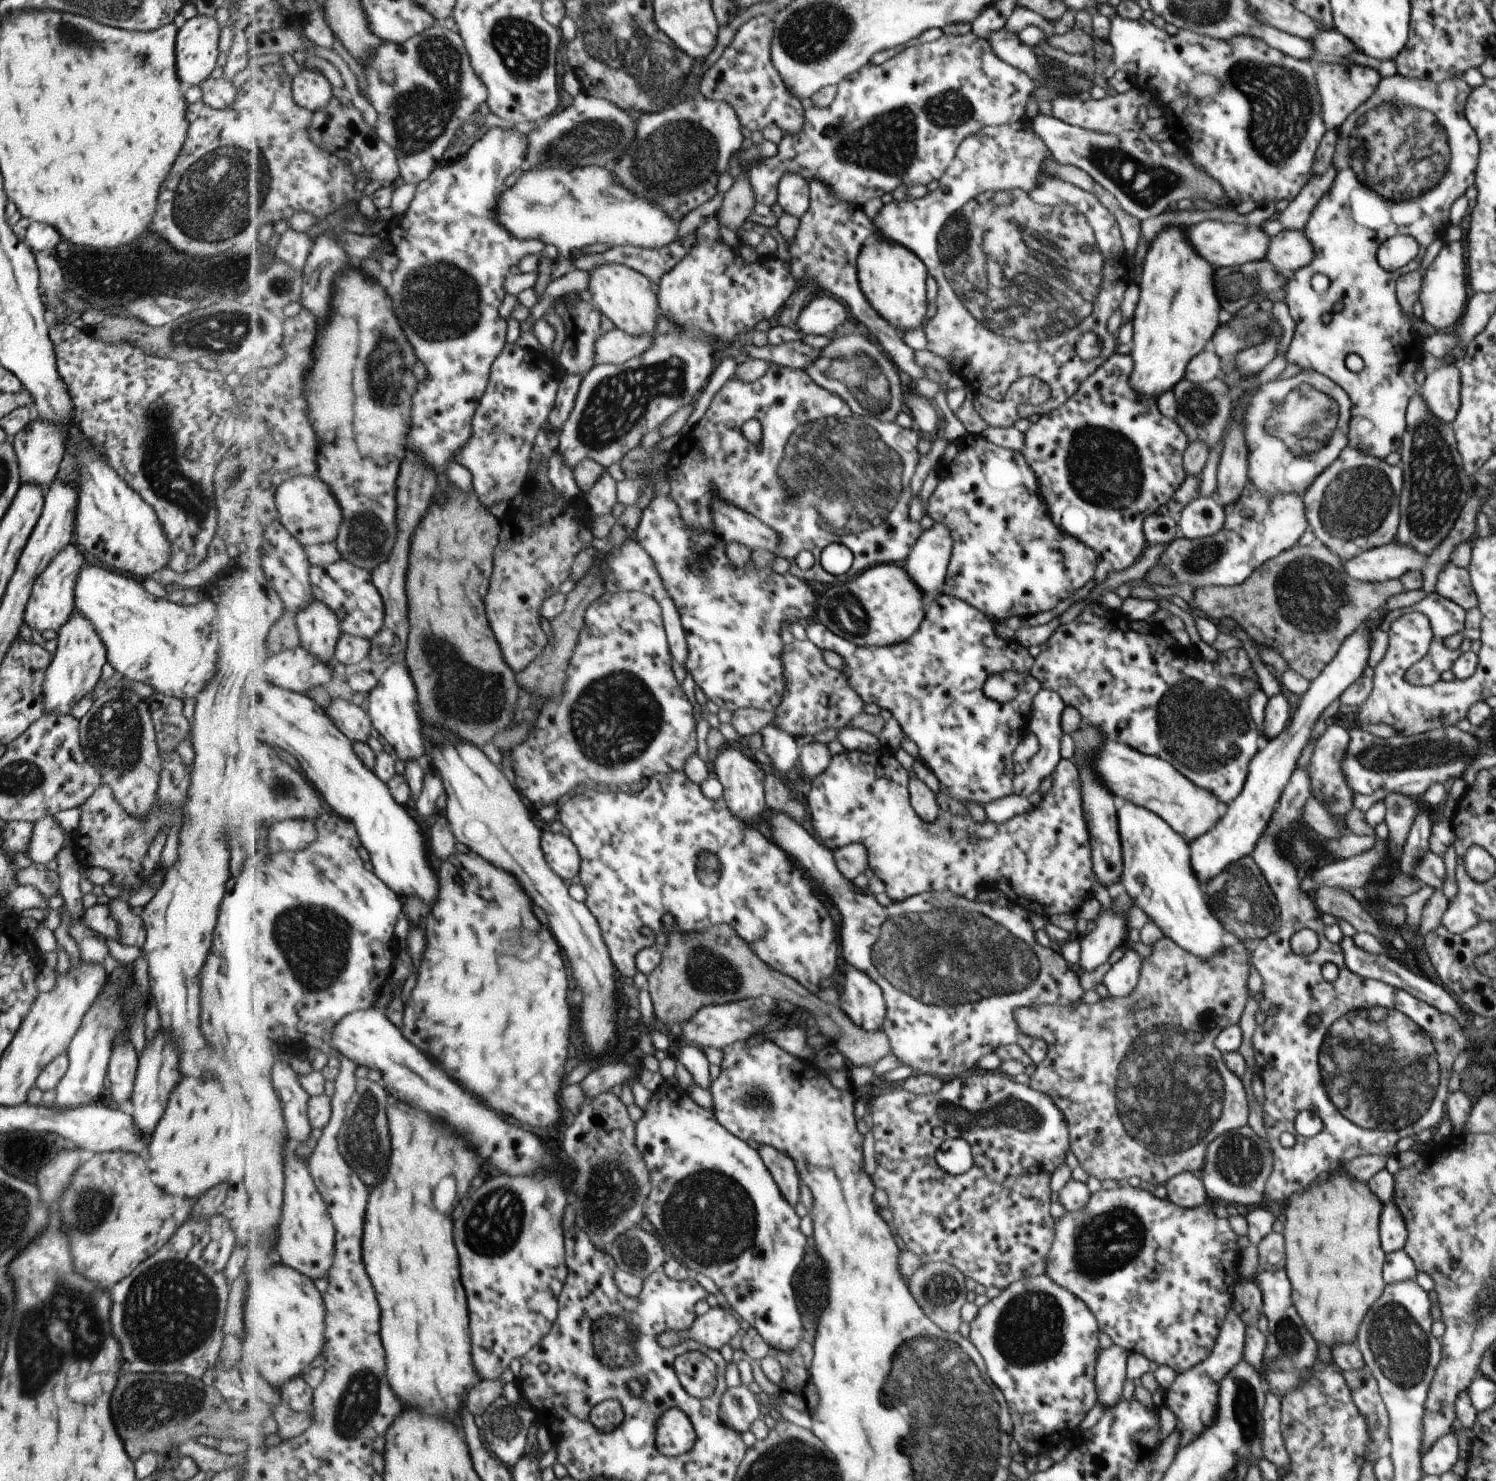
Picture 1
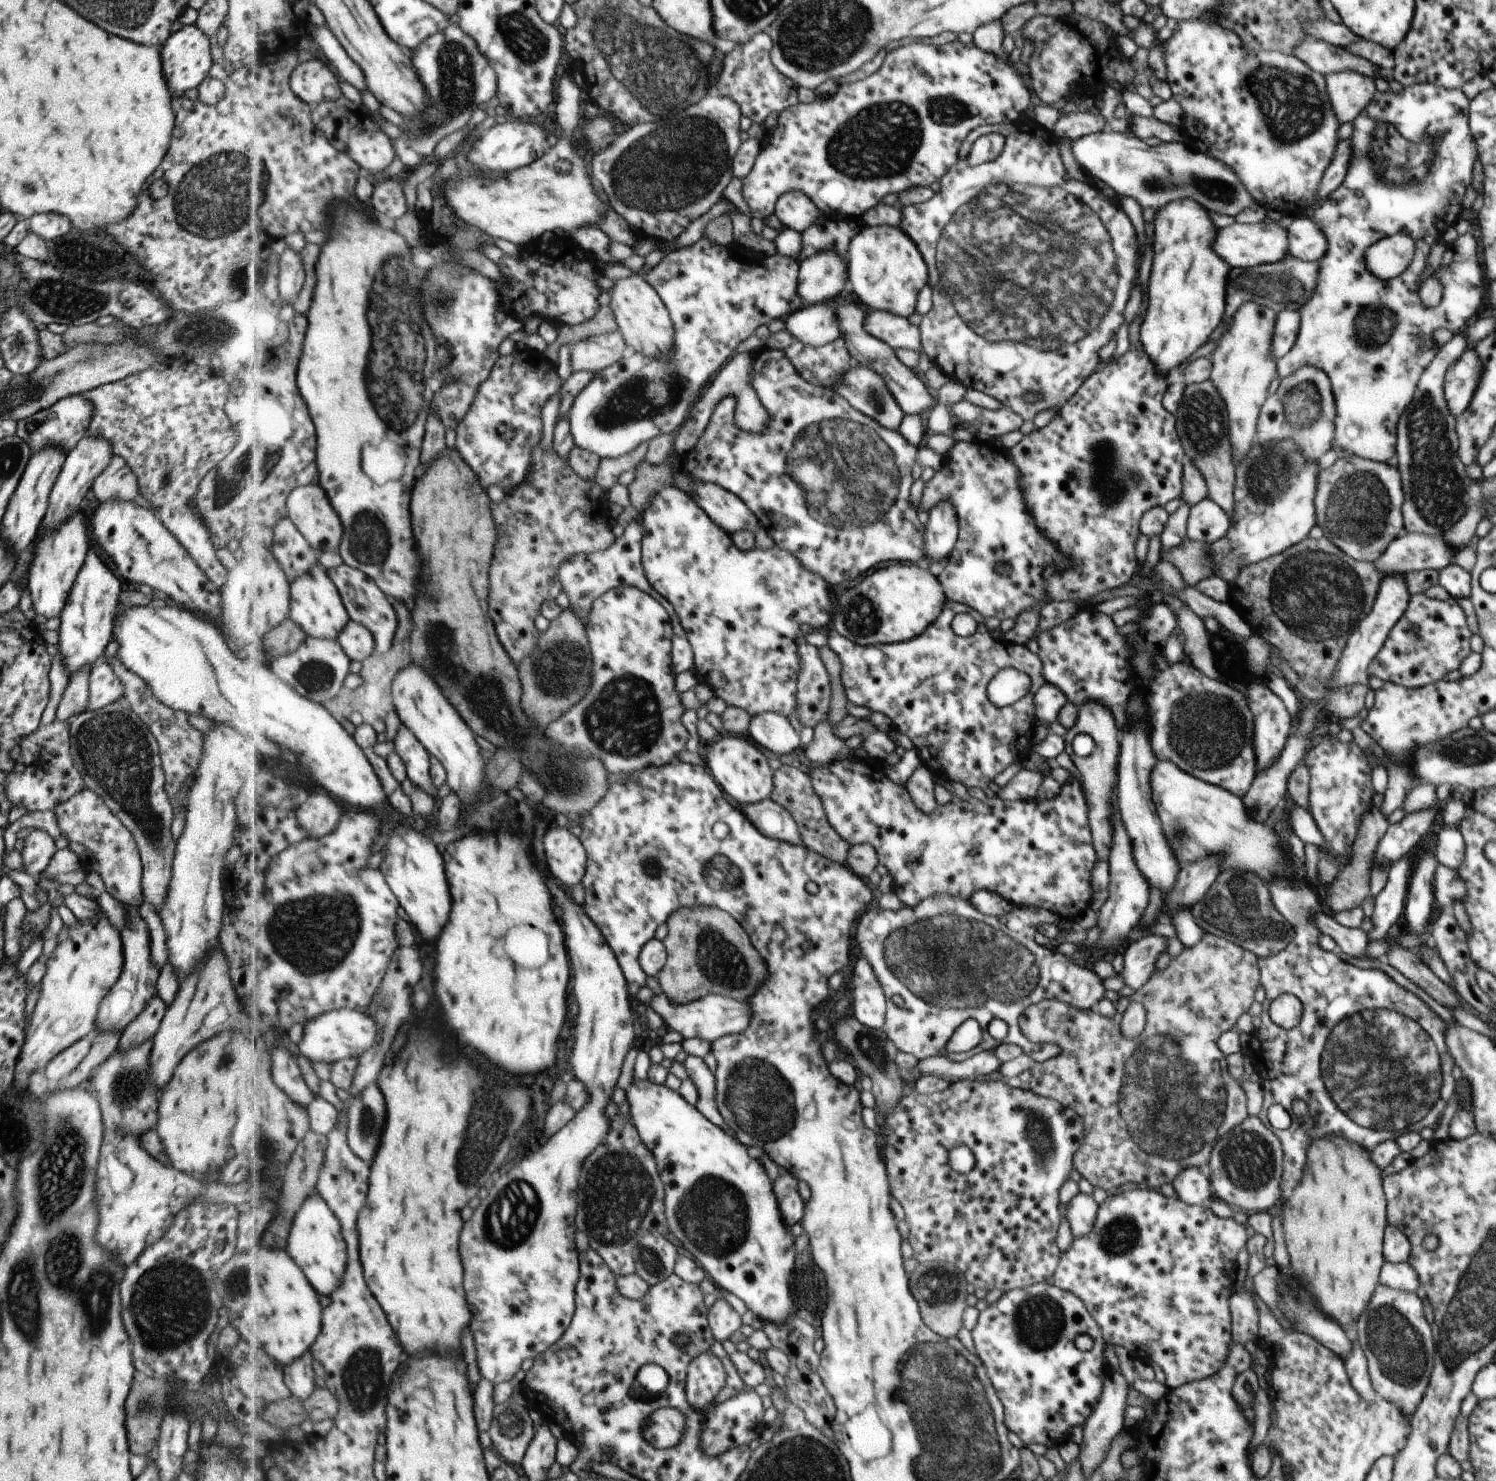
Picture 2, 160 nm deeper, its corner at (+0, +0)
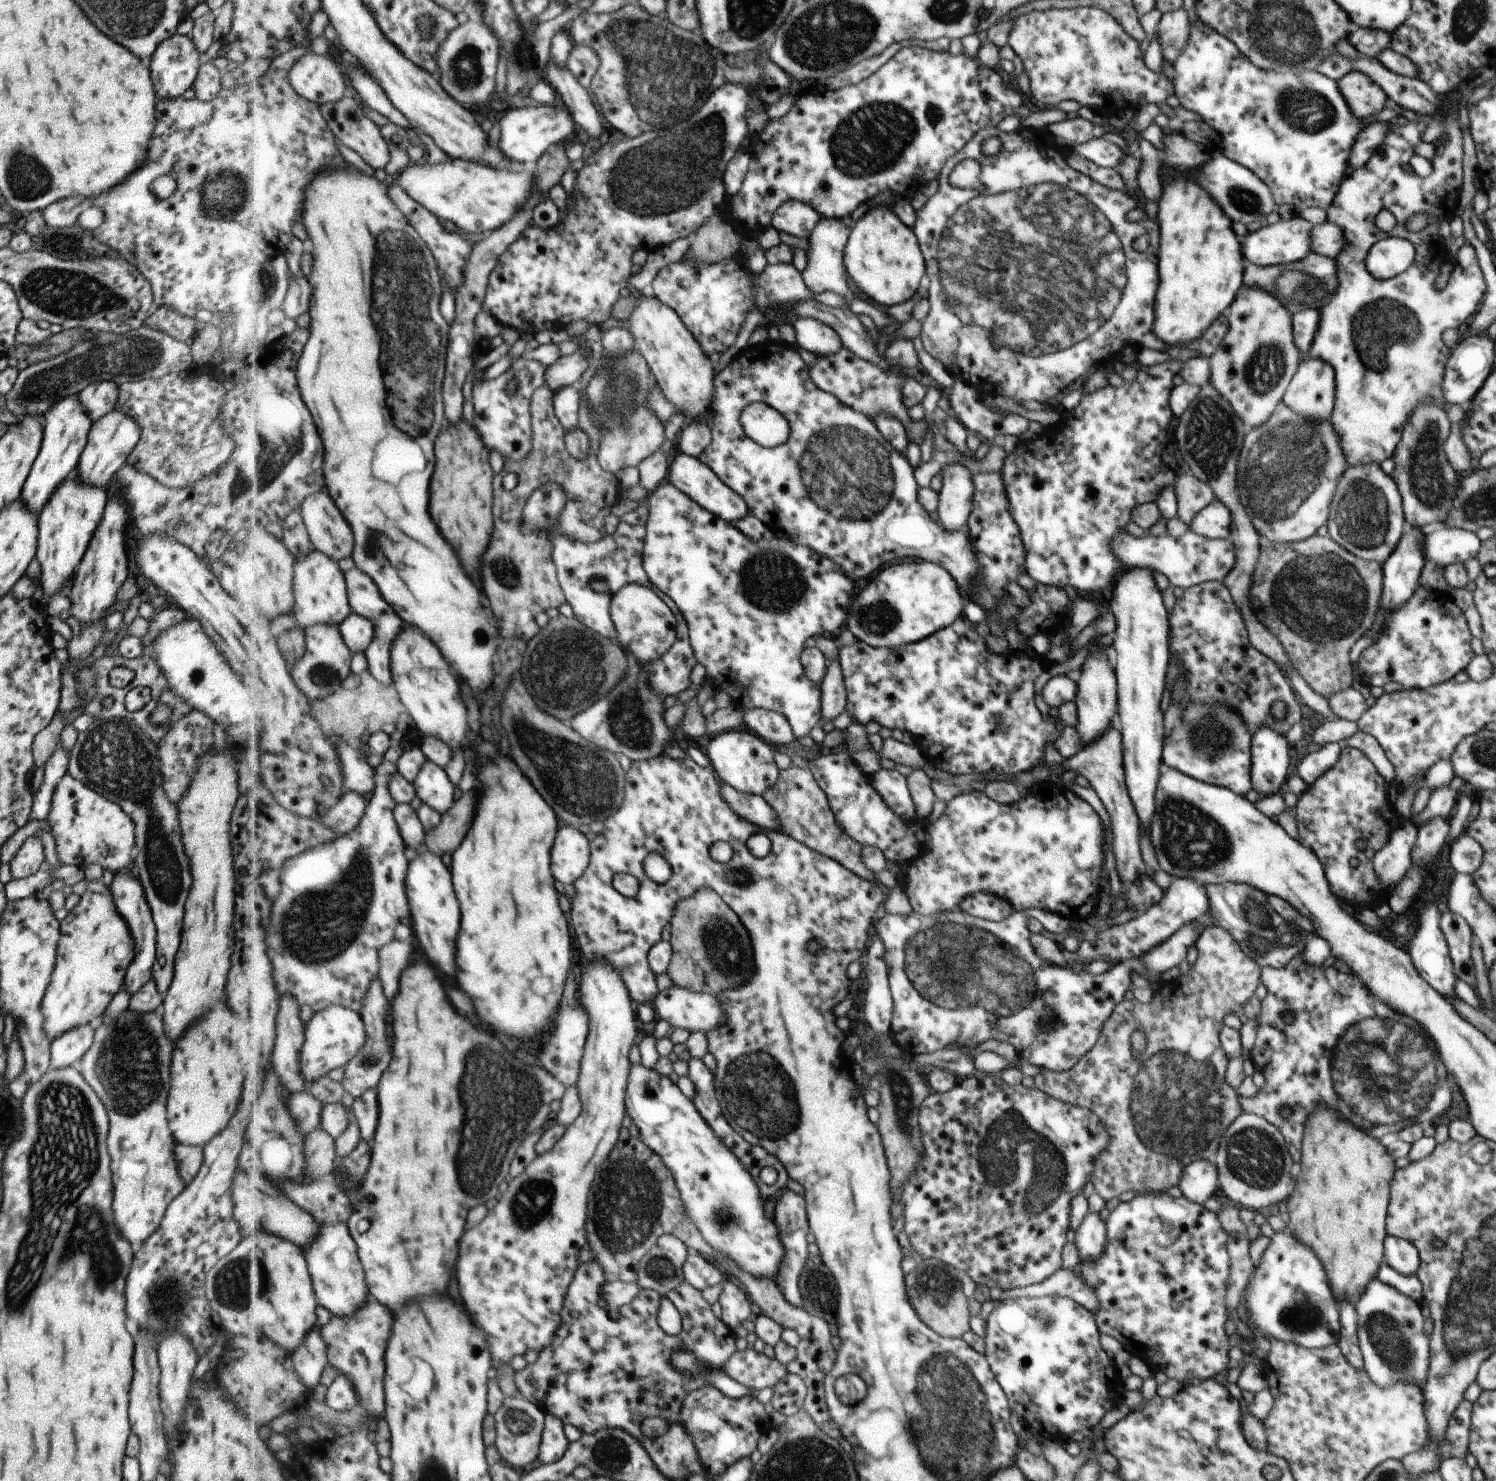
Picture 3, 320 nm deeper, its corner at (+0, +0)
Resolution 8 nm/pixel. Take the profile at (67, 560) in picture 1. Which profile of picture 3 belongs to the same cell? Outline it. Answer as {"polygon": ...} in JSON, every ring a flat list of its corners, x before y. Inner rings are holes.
{"polygon":[[75,472,65,477,49,495,47,502,38,514,38,531,35,558,40,564,40,586,43,600,52,594,61,593,62,584,76,571,79,561,92,539,92,534,100,521,108,489,89,483,82,483]]}

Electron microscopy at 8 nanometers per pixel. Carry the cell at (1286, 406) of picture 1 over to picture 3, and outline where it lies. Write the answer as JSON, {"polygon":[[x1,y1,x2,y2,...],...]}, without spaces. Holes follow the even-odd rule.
{"polygon":[[1317,357,1301,360,1281,402,1307,420,1329,419,1334,405,1333,367]]}

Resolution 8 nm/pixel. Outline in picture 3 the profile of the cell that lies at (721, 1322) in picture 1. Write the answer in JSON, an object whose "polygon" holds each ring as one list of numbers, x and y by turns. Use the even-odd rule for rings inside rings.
{"polygon":[[729,1279,725,1280,718,1301,722,1311,721,1320,725,1321,725,1324,728,1324,731,1329,737,1324,743,1324,753,1314,752,1300,747,1292,743,1292,737,1286,737,1283,736,1280,732,1282]]}

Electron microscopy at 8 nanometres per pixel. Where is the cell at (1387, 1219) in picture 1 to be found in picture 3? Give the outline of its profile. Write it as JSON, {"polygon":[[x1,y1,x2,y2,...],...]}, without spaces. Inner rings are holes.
{"polygon":[[1392,1237,1384,1242,1385,1262,1403,1276,1415,1275,1419,1266,1417,1249,1406,1240]]}

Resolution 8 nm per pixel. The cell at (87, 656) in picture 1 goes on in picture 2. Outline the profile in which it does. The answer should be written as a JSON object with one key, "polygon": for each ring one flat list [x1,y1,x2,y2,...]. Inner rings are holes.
{"polygon":[[92,549,86,552,84,563,75,575,64,607,60,610,58,650,63,655,68,678,86,664,96,662,112,635,112,625,118,606,119,580,107,569,103,560]]}

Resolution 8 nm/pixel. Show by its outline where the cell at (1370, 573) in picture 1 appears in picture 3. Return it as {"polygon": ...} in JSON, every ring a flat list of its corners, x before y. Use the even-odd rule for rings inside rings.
{"polygon":[[1444,527,1426,534,1423,543,1424,562,1433,561,1439,566,1475,559,1480,549,1480,541,1474,532]]}

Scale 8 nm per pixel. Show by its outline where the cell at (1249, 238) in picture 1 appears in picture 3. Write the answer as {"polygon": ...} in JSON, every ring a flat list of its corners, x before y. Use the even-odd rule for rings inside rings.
{"polygon":[[1299,216,1289,220,1279,219,1272,225,1265,225,1253,233,1242,236,1241,252,1247,263,1268,267,1273,265,1295,263,1312,252,1312,225]]}

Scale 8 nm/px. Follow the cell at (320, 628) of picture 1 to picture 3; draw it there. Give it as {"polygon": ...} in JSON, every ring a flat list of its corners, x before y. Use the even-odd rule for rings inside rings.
{"polygon":[[315,548,300,554,296,559,294,592,296,603,293,612,296,614,297,625,303,628,316,624,340,625,353,613,344,569,333,557]]}

